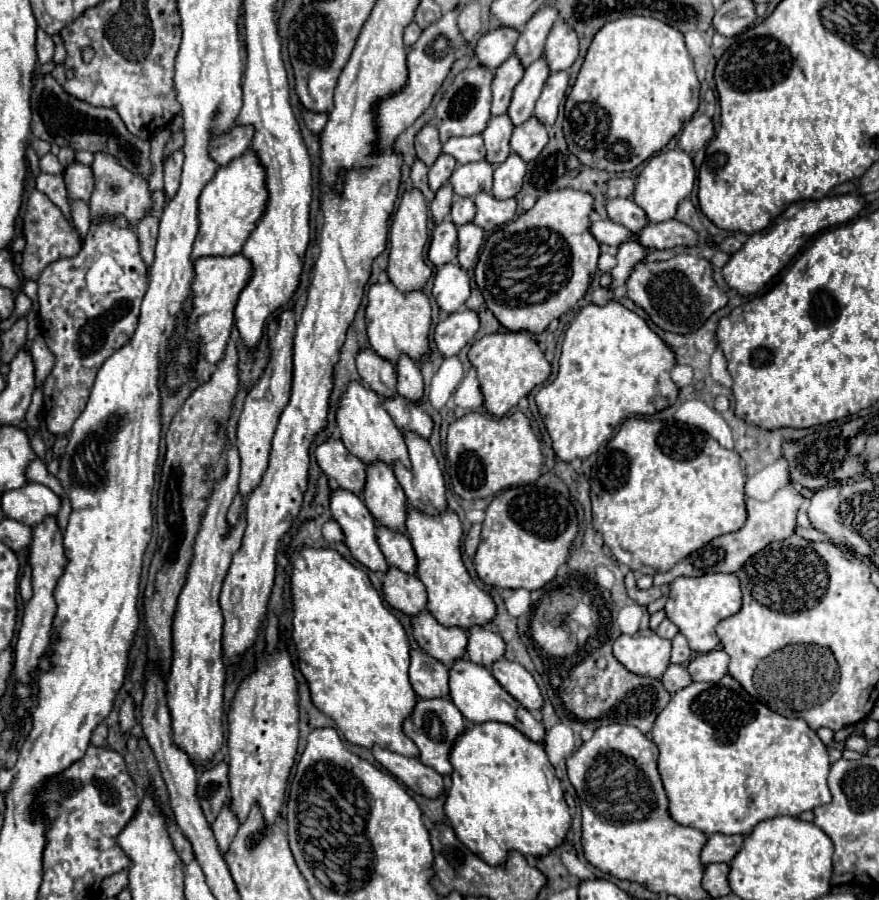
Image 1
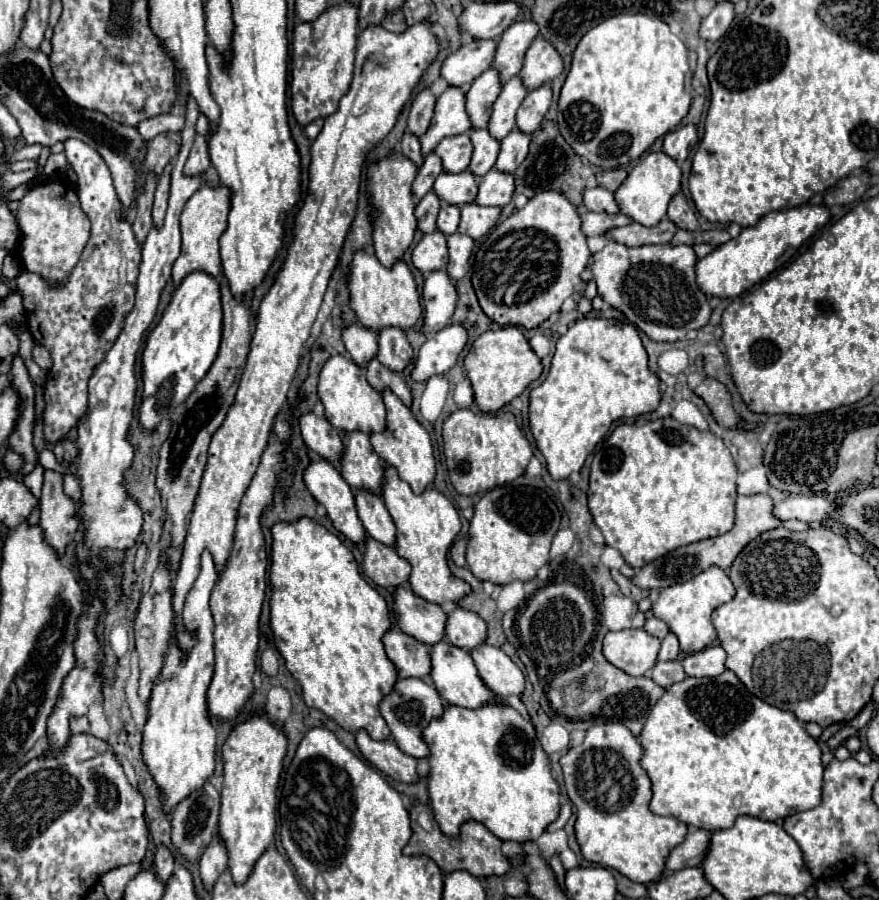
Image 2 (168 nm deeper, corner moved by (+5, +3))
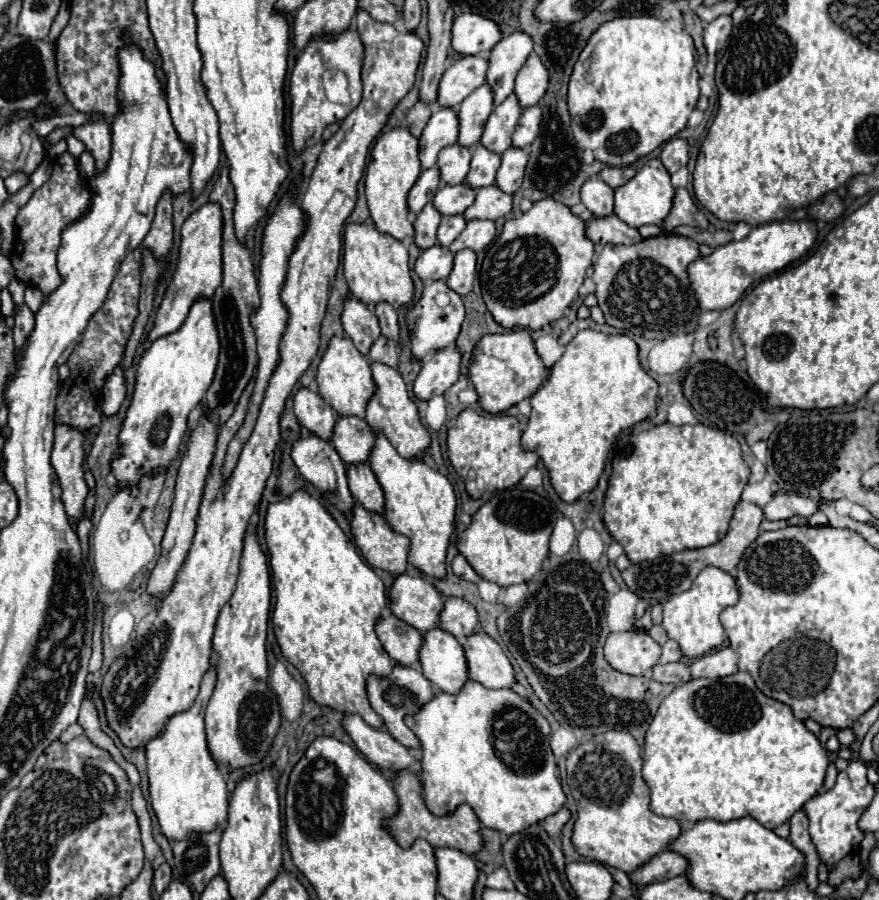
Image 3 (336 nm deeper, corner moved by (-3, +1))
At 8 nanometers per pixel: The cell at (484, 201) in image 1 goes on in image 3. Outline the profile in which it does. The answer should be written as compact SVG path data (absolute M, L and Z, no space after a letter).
M473 219L467 221L467 227L463 229L463 233L451 243L451 251L457 253L465 247L473 249L473 251L481 251L483 247L487 247L495 237L495 221L491 219Z

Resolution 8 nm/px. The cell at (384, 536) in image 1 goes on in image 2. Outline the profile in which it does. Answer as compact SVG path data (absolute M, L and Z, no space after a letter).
M355 489L355 507L367 535L395 547L395 525L381 501L381 495L367 489Z

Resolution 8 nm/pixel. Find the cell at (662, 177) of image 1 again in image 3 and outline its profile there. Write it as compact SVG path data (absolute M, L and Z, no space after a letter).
M649 159L637 175L625 183L625 187L615 189L615 215L625 221L629 227L641 227L641 225L661 225L665 217L671 211L675 197L675 187L671 185L671 175L663 167L661 159Z

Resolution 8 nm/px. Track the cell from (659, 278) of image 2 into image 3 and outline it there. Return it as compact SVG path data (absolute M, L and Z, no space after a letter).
M659 235L637 245L605 245L593 265L591 279L597 283L599 307L609 325L645 339L667 339L693 333L701 309L691 289L687 267L697 261L699 245L679 235Z

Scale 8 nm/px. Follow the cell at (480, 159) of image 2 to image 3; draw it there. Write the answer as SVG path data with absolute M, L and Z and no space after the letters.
M479 143L479 145L475 147L473 159L471 159L471 171L467 173L467 183L469 183L473 189L493 185L499 165L501 165L501 155L495 153L495 151L489 151L487 147L483 147L483 145Z

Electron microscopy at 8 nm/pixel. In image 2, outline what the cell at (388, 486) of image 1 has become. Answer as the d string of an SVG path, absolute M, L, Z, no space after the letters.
M343 433L343 455L339 459L339 471L353 489L371 489L381 493L383 463L373 451L367 433Z

